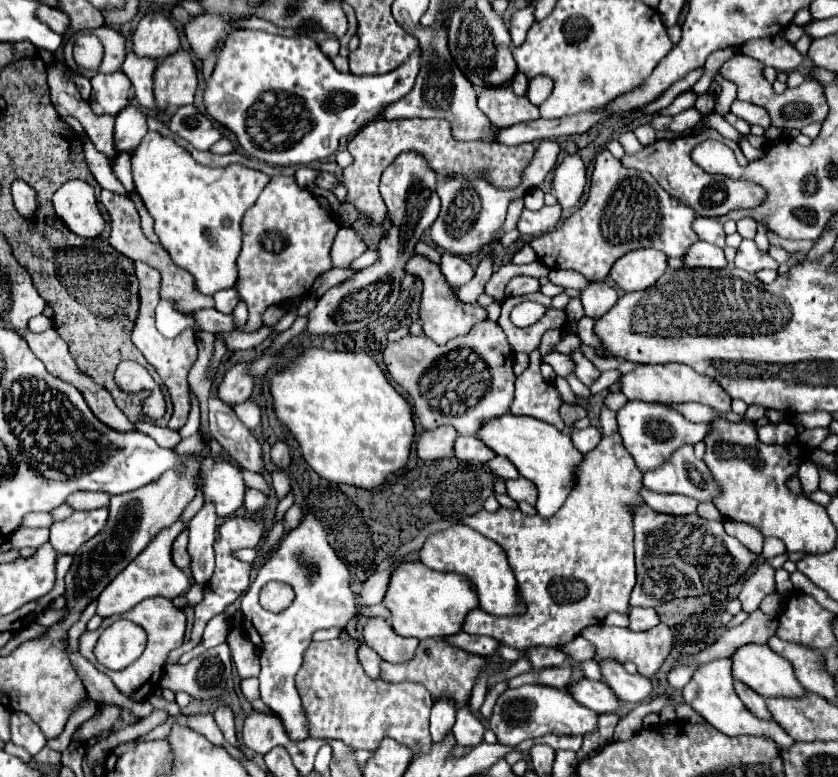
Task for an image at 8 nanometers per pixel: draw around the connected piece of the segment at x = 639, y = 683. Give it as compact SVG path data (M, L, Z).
M597 662L599 670L603 674L603 682L615 690L617 698L639 704L651 696L651 682L649 678L641 676L631 676L621 662Z

